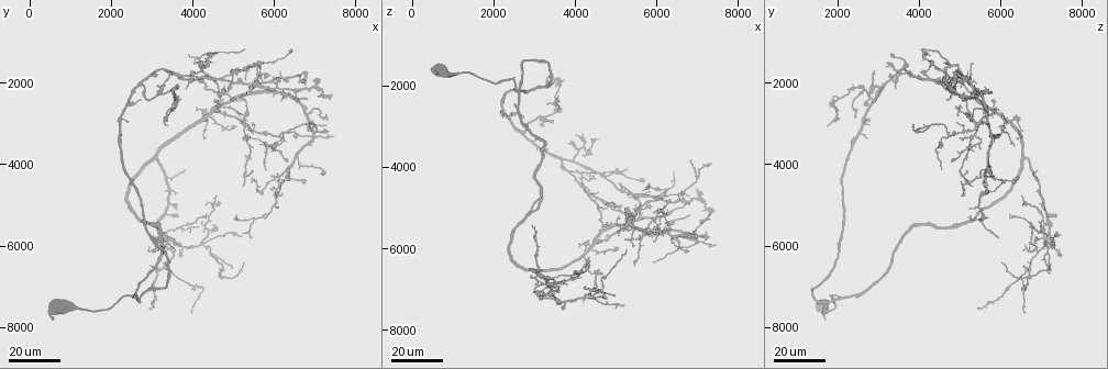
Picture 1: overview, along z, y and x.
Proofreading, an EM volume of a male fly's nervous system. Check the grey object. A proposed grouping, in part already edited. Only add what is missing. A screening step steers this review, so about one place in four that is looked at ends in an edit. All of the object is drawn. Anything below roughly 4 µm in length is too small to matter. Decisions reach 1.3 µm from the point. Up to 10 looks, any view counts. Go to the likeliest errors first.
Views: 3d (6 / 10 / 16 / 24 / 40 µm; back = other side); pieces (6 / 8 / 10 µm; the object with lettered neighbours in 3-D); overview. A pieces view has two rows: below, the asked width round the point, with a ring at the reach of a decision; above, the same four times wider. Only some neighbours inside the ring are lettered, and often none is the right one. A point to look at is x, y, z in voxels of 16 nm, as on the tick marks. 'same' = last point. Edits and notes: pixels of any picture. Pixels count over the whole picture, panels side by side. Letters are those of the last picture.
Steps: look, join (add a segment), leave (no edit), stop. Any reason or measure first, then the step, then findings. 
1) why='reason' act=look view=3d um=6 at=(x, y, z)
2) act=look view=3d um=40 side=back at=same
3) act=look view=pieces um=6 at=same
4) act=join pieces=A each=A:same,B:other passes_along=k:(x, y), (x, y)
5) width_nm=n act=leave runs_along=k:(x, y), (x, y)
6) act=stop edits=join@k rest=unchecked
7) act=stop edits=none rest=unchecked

why='free end' act=look view=3d um=16 at=(7300, 2800, 5200)

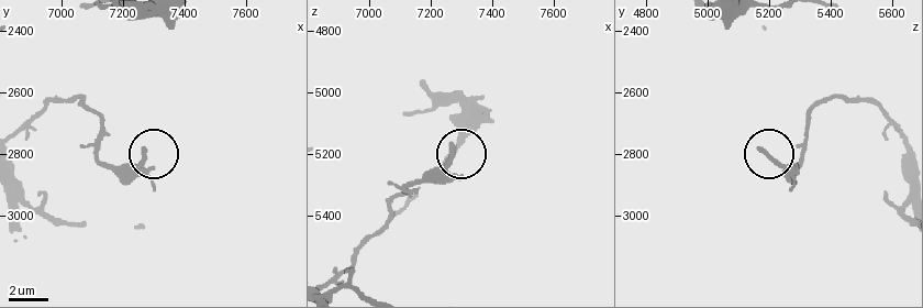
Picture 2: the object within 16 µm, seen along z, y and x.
act=look view=pieces um=6 at=(7260, 2790, 5170)

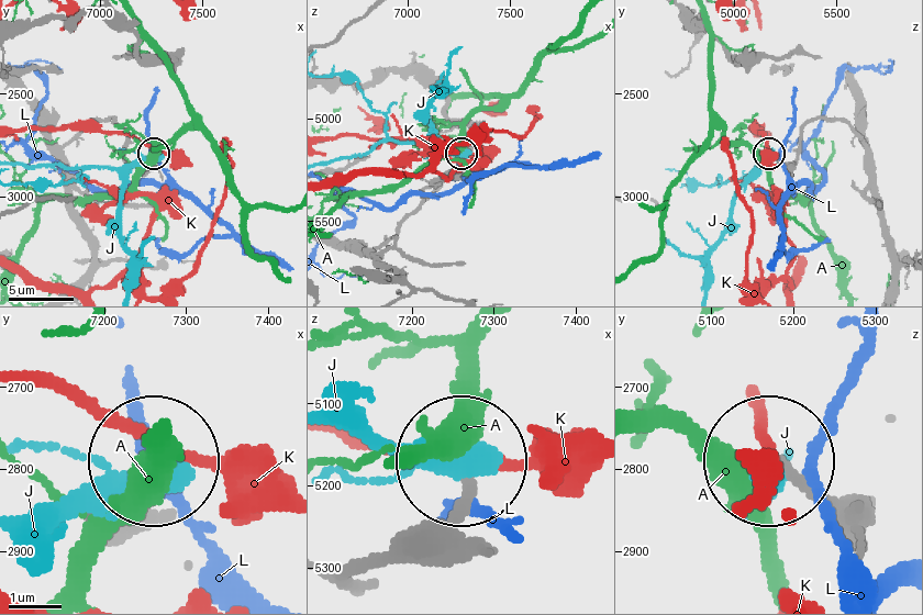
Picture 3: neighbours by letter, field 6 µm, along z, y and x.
act=leave each=A:other,J:other,K:other,L:other found='no lettered segment goes on from it'

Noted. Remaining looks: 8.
why='free end' act=look view=3d um=24 at=(4000, 1450, 4100)

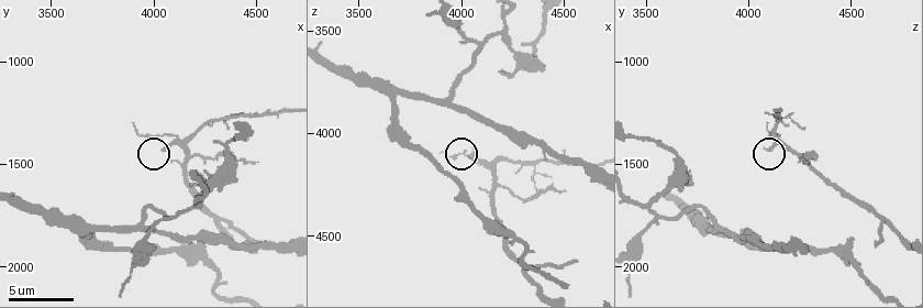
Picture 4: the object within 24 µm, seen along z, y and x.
act=look view=pieces um=6 at=(4060, 1420, 4080)

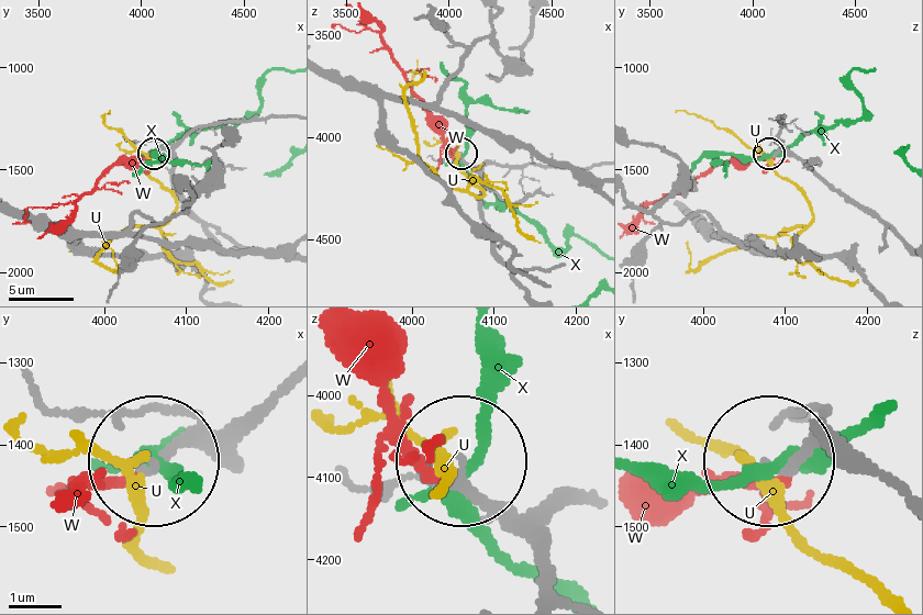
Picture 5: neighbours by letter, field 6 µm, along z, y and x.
act=join pieces=W each=U:other,W:same,X:other found='the cell continues'

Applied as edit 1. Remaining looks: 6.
act=look view=overview

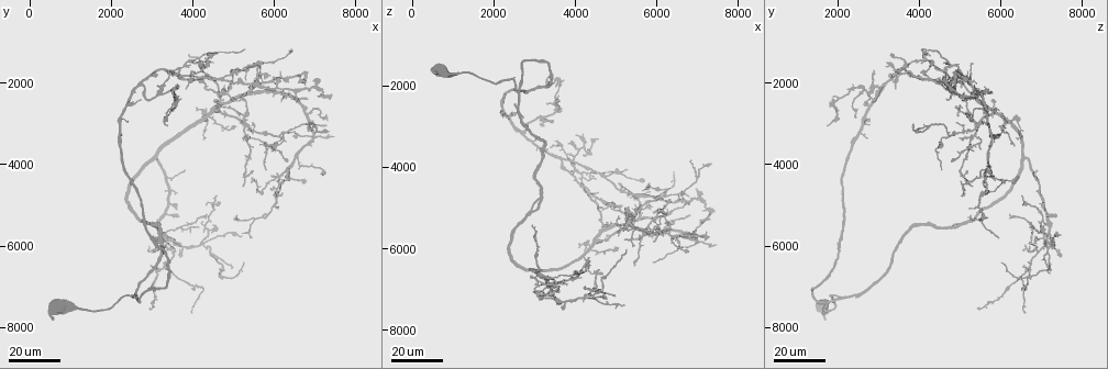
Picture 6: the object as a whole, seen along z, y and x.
why='free end' act=look view=pieces um=6 at=(4560, 1890, 4610)

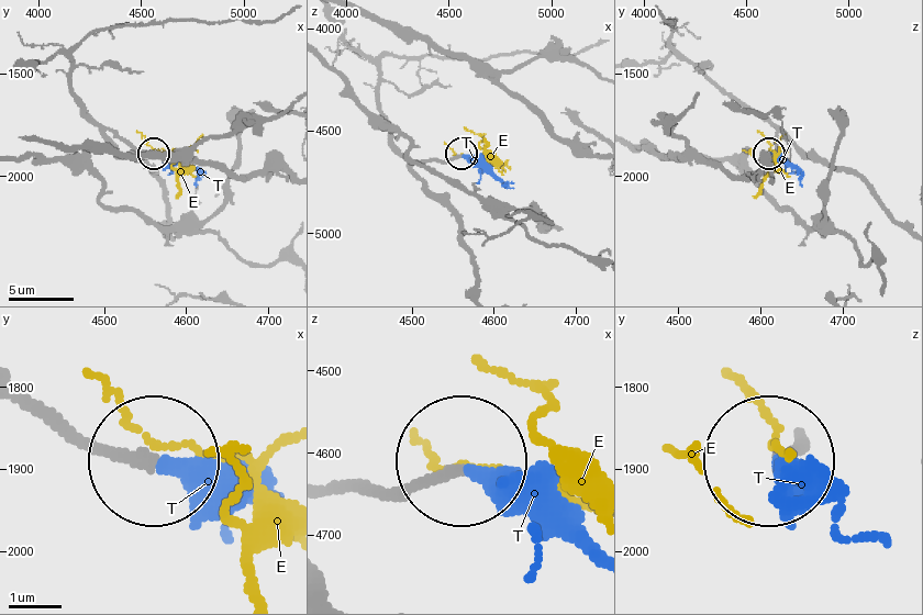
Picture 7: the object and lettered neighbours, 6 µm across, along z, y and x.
act=join pieces=T each=E:other,T:same passes_along=7:(338, 490), (509, 463), (587, 529) found='it goes on there'

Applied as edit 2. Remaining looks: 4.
act=look view=overview

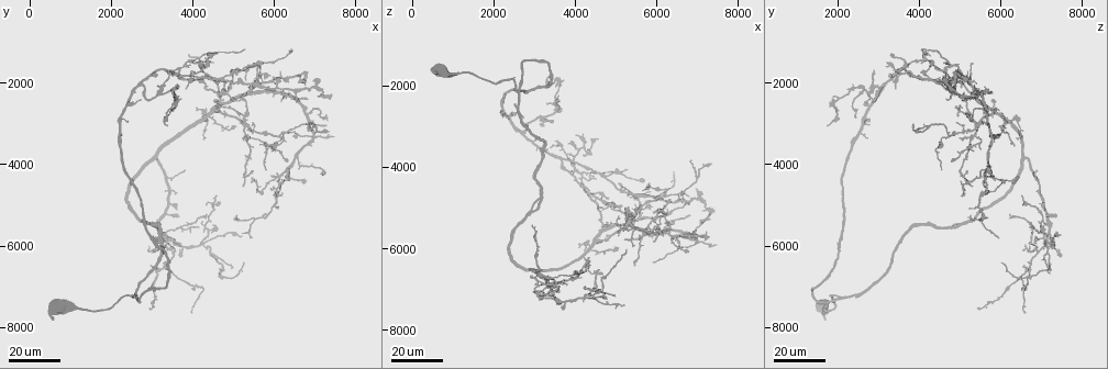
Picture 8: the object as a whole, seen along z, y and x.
why='free end' act=look view=3d um=16 at=(5200, 1150, 4100)

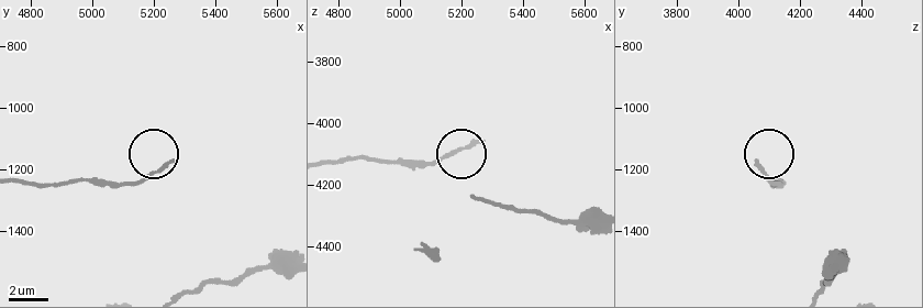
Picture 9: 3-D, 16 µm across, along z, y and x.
act=look view=pieces um=8 at=(5260, 1180, 4050)

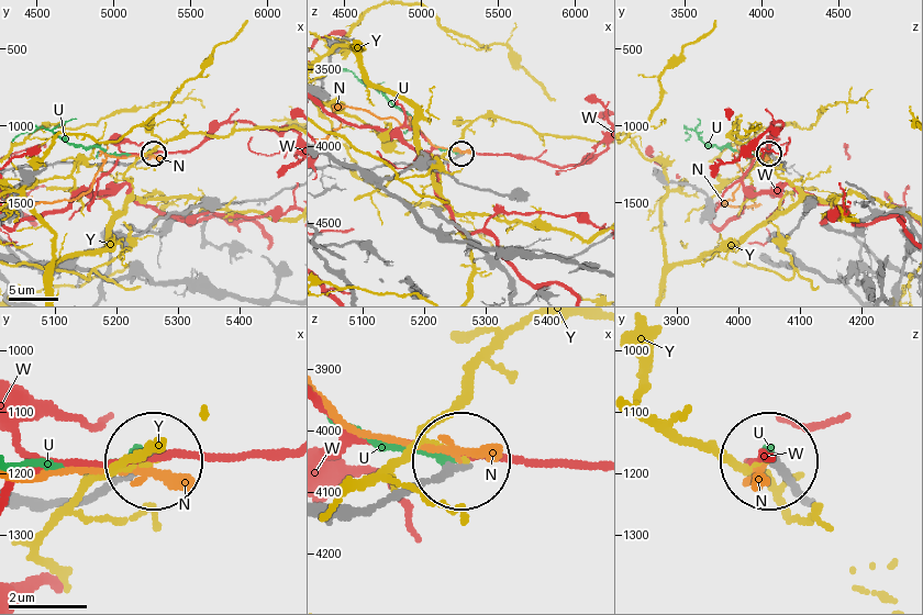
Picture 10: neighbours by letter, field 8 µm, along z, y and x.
act=leave each=N:other,U:other,W:other,Y:other found='no lettered segment goes on from it'

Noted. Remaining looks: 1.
act=stop edits=join@5,join@7 rest=unchecked

